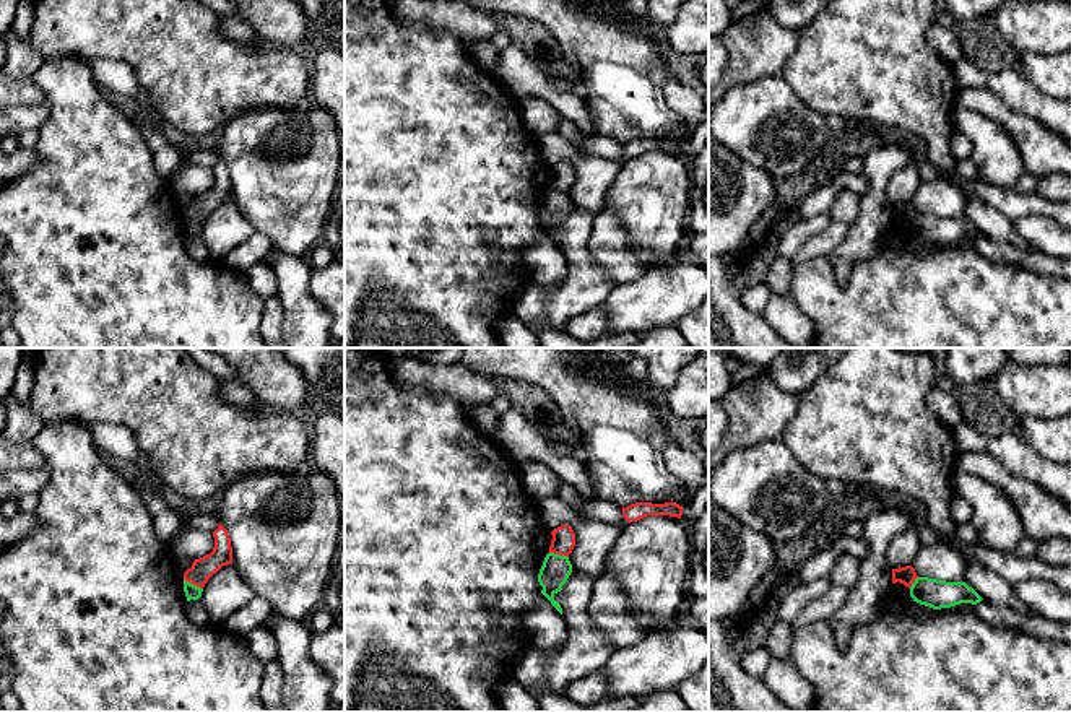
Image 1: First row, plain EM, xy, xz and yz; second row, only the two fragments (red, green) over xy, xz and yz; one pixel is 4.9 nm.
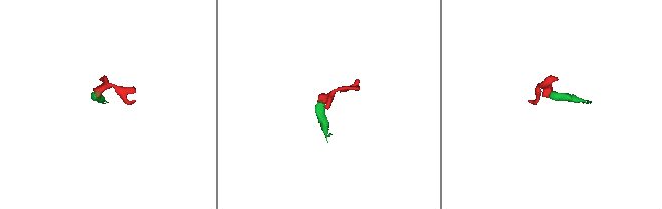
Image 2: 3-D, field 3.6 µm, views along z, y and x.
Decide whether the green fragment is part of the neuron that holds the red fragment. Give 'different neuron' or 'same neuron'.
same neuron

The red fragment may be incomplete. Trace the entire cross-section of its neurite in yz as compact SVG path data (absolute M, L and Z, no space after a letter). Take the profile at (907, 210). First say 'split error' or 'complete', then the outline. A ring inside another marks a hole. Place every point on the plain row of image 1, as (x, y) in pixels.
split error | M912 202L892 205L892 219L895 218L910 224L913 237L933 245L951 244L960 239L977 241L983 236L965 218L918 213Z

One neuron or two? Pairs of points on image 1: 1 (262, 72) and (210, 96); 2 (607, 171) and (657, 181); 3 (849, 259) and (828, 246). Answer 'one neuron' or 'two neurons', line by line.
1: one neuron
2: two neurons
3: two neurons

